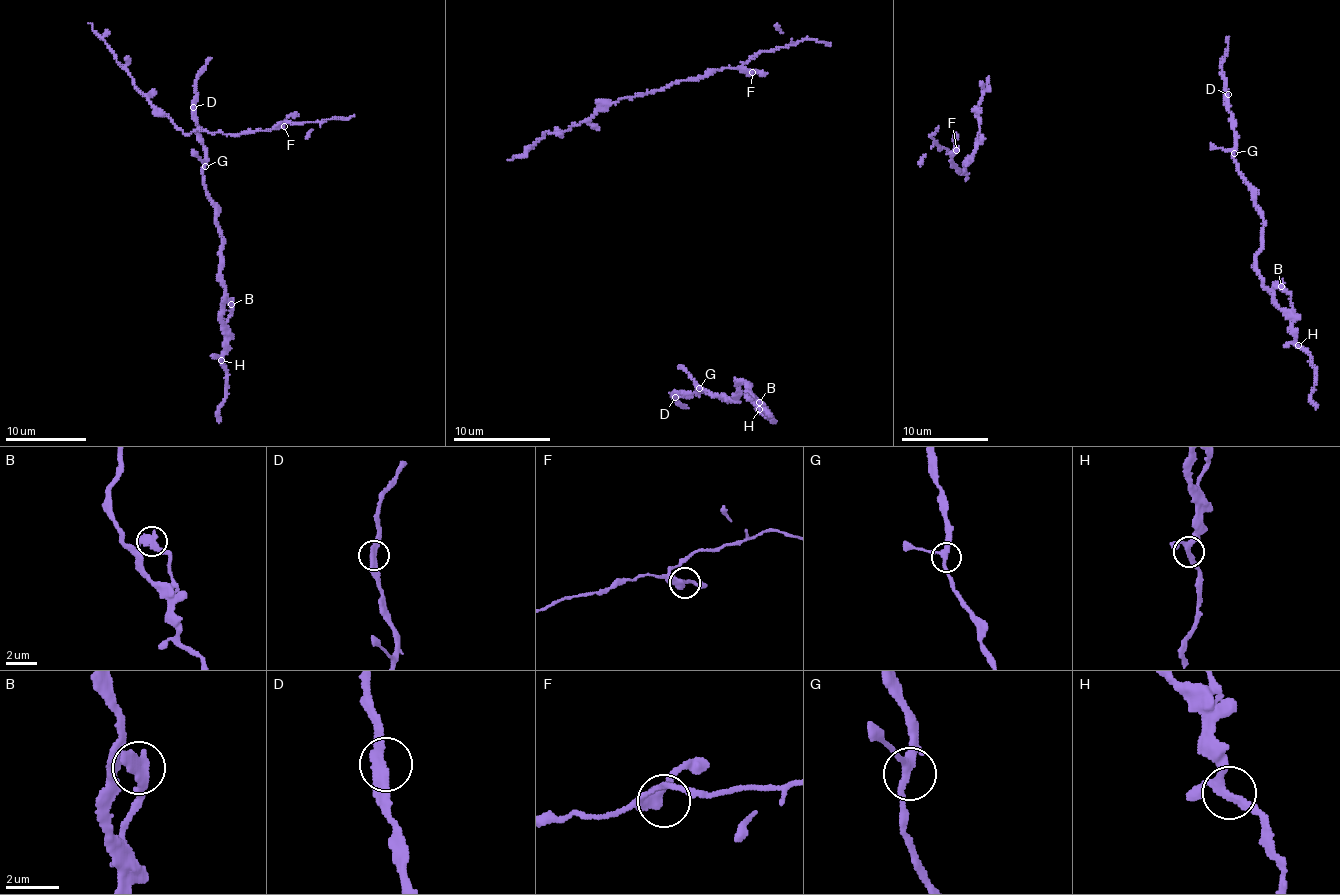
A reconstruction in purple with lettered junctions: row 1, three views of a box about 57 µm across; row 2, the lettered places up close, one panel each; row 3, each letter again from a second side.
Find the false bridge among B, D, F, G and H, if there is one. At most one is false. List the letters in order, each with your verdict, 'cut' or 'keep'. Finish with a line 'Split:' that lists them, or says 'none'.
B: cut
D: keep
F: keep
G: keep
H: keep
Split: B

